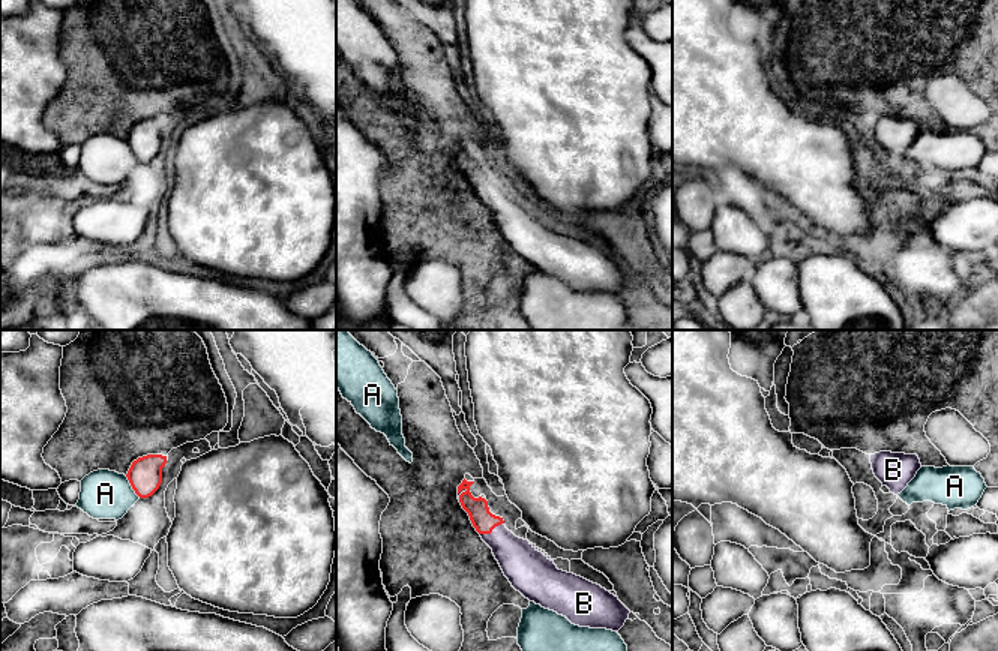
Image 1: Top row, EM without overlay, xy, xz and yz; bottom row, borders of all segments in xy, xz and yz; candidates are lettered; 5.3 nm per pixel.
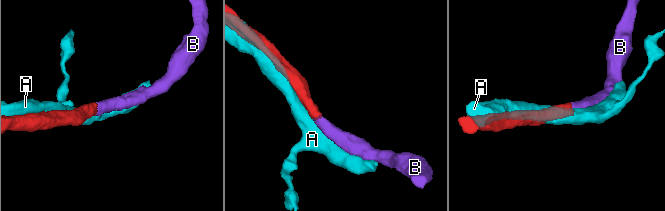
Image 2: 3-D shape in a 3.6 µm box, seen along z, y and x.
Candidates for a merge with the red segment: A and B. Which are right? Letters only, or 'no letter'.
B

